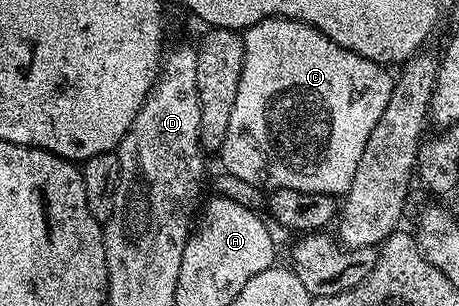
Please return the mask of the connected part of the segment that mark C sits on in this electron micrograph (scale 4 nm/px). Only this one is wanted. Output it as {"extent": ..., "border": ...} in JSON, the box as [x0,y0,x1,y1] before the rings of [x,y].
{"extent":[219,19,394,196],"border":[[[264,19],[245,28],[243,38],[243,73],[231,125],[227,125],[227,137],[219,152],[220,166],[262,189],[282,187],[344,196],[351,177],[355,177],[359,157],[363,157],[363,145],[367,145],[371,129],[375,129],[387,101],[391,101],[394,76],[388,75],[382,64],[343,49],[322,31],[298,19]]]}

